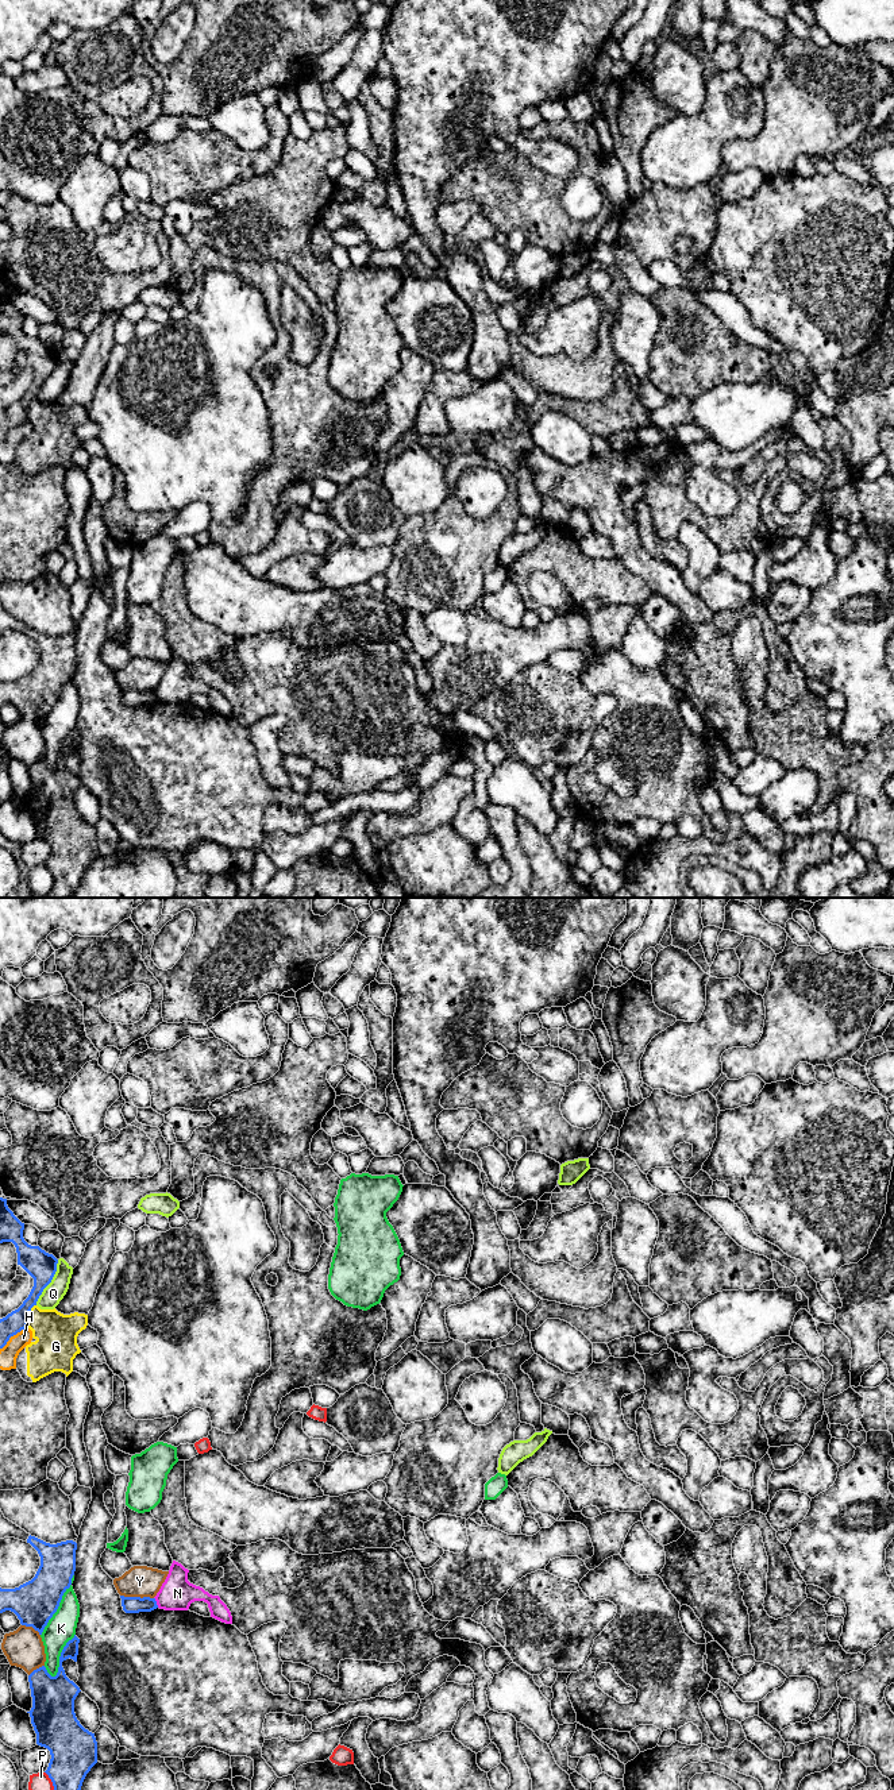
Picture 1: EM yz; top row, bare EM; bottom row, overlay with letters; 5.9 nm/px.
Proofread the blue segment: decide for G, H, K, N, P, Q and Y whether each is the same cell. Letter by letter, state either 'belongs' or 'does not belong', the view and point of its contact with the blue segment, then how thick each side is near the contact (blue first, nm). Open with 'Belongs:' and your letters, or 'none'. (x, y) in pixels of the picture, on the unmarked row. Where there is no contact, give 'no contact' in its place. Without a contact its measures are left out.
Belongs: none
G: does not belong; contact yz (27, 407); calibres 120 and 240 nm
H: does not belong; contact yz (12, 428); calibres 120 and 110 nm
K: does not belong; contact yz (58, 698); calibres 260 and 170 nm
N: does not belong; contact yz (155, 695); calibres 100 and 200 nm
P: does not belong; contact yz (53, 878); calibres 280 and 150 nm
Q: does not belong; contact yz (50, 374); calibres 170 and 120 nm
Y: does not belong; contact yz (137, 690); calibres 100 and 190 nm

